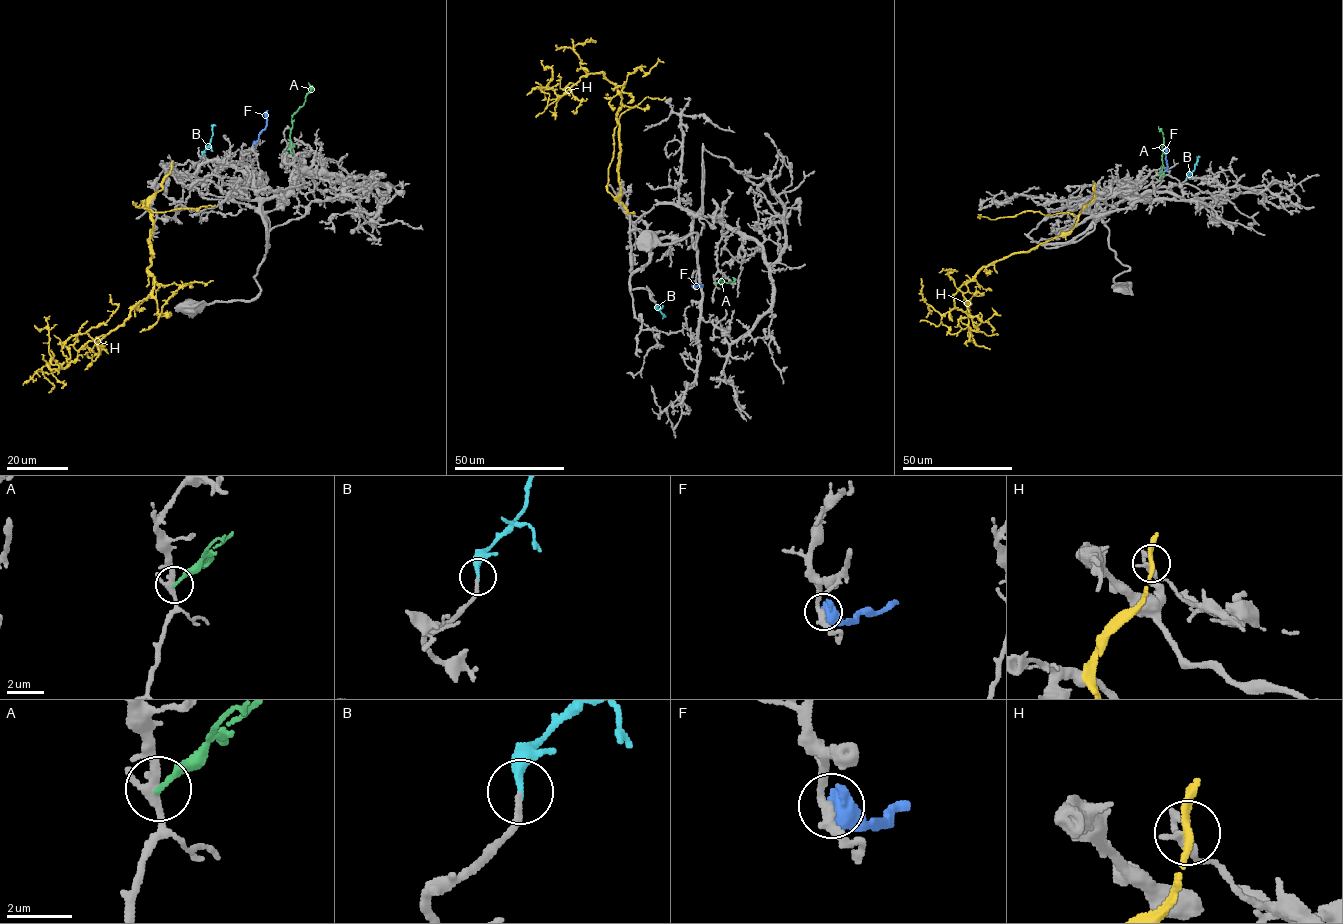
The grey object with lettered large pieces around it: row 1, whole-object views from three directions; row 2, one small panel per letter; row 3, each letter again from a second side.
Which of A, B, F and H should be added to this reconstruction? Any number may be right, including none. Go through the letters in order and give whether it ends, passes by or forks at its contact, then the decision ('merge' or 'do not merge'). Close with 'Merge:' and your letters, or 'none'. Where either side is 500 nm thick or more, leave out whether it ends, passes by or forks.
A: it ends | do not merge
B: it ends | merge
F: do not merge
H: it passes by | do not merge
Merge: B

